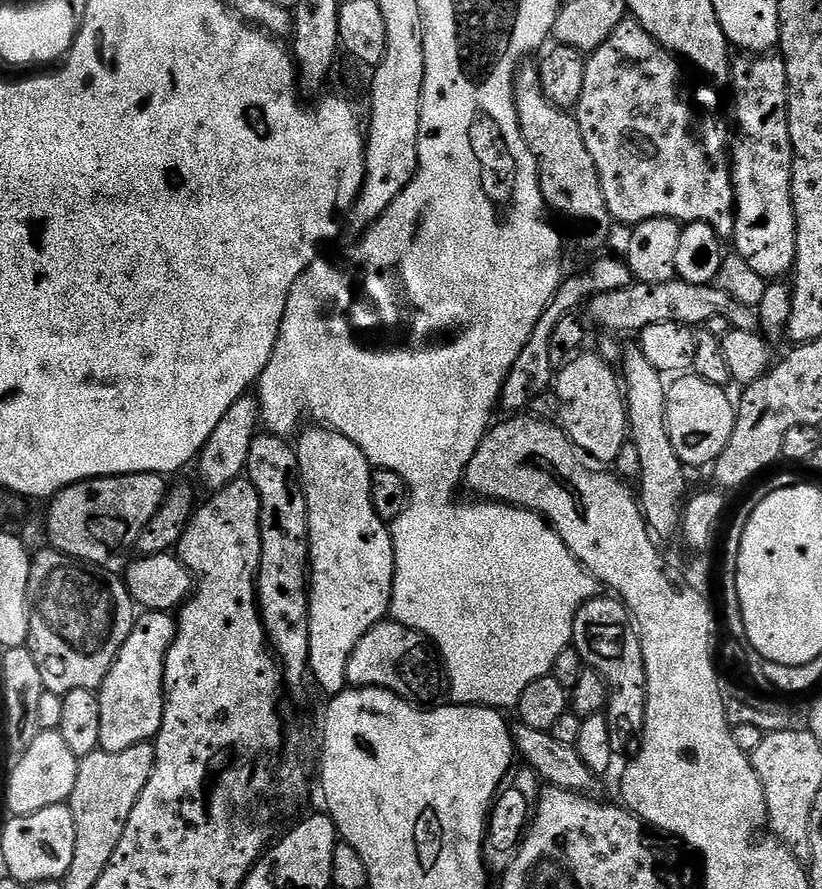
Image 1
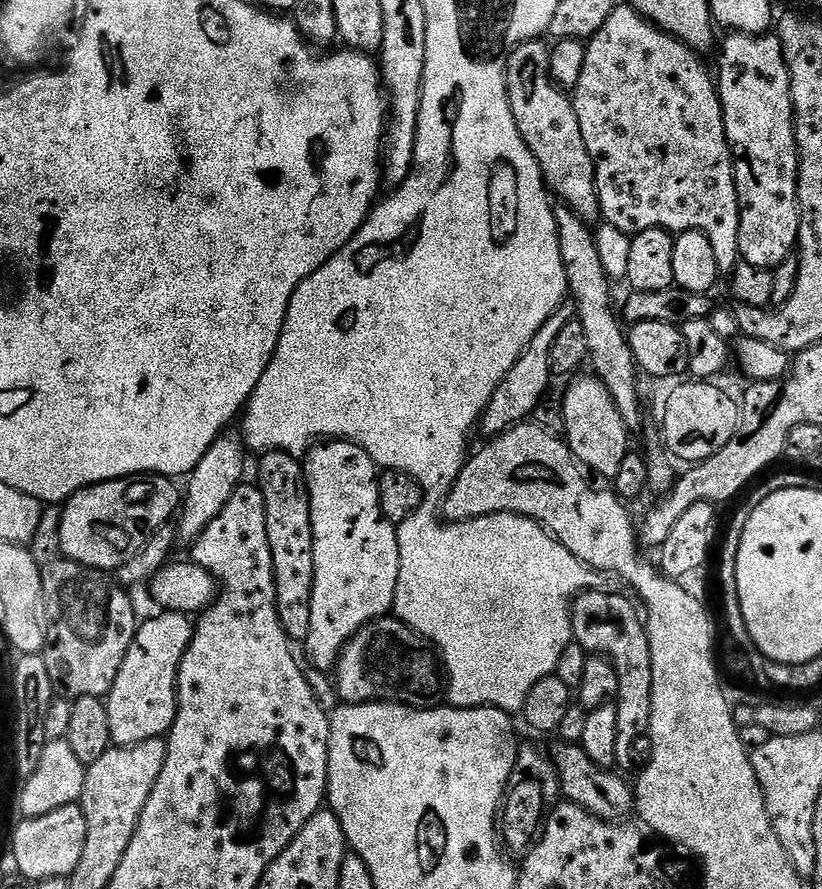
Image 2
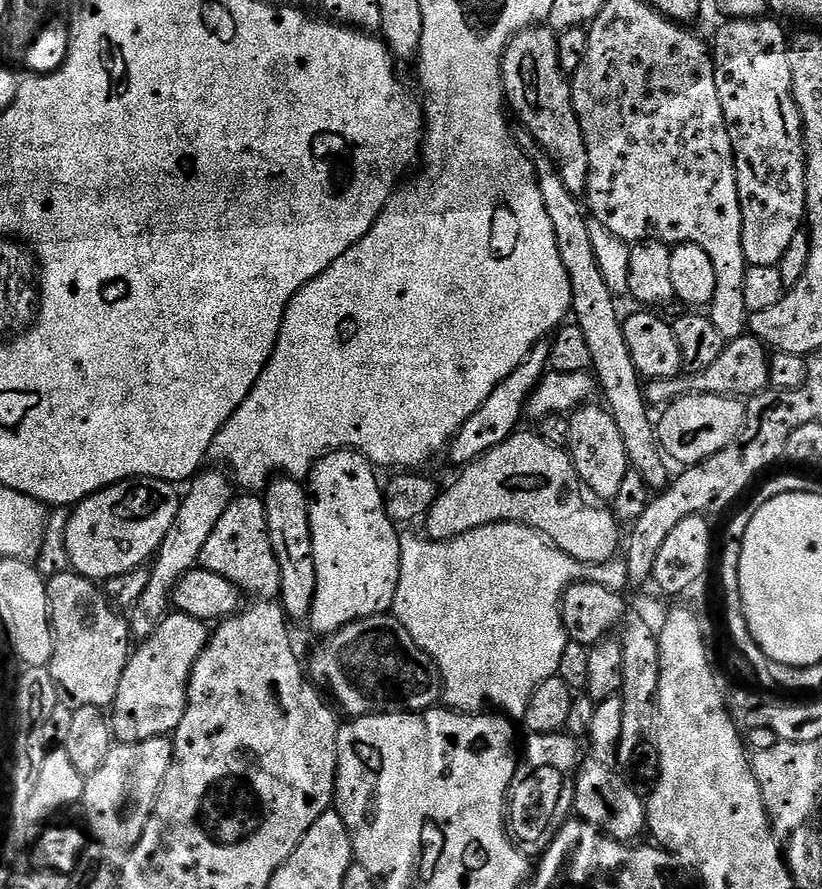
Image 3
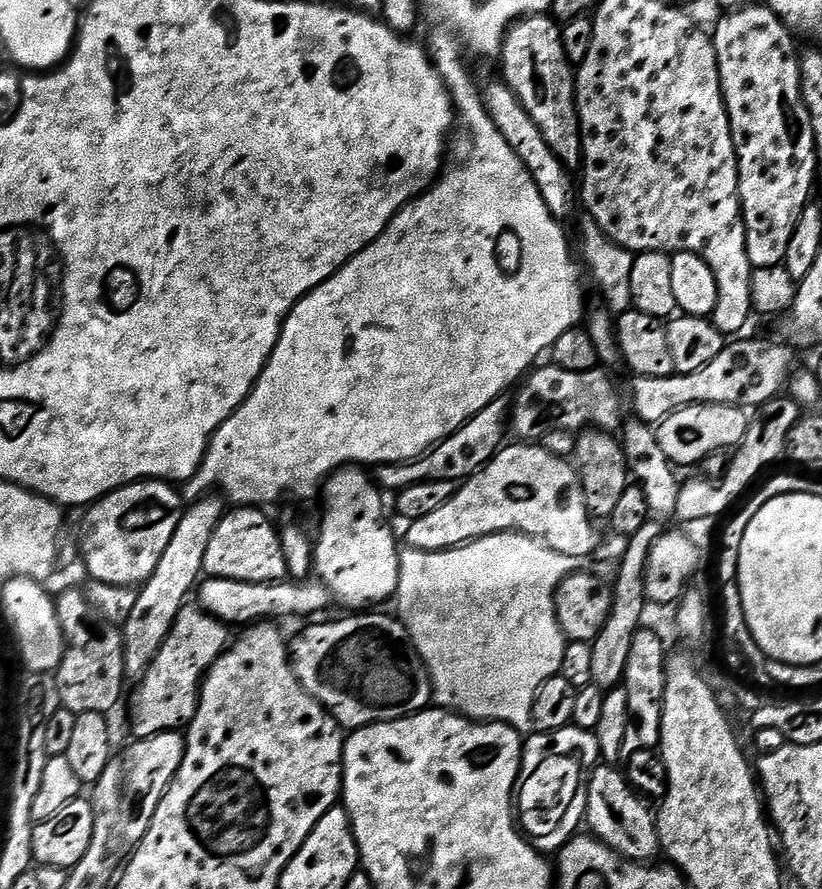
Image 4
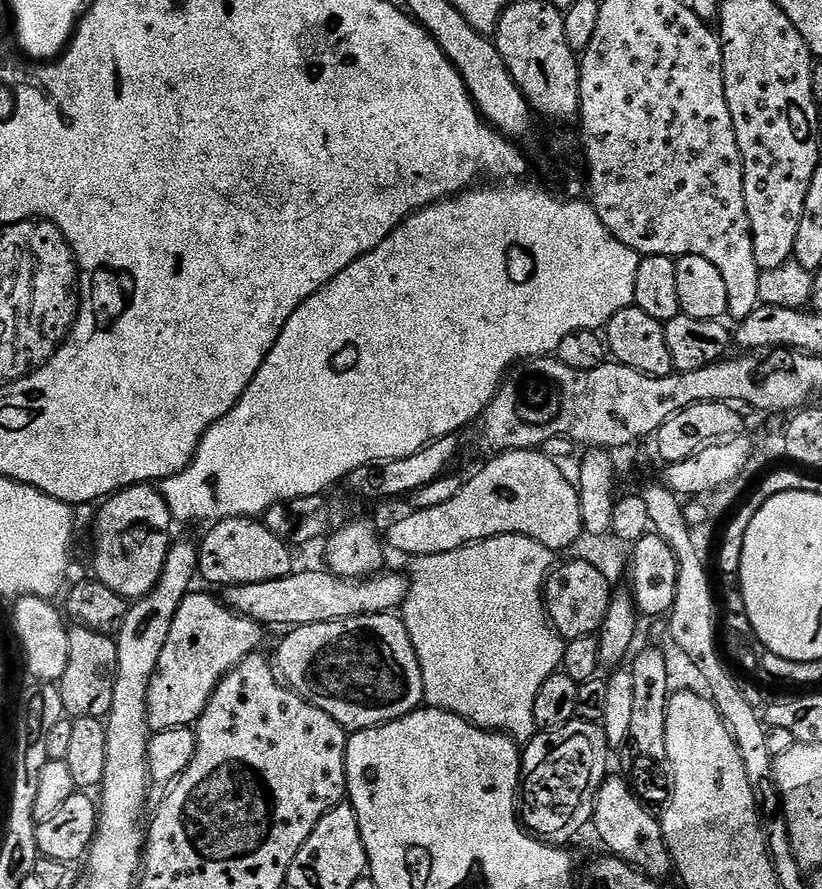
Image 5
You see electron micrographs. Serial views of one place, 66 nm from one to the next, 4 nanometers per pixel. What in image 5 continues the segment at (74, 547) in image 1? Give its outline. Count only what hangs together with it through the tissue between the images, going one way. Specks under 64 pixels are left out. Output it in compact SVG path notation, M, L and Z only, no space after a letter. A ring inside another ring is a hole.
M151 483L124 488L99 505L94 523L96 532L95 579L114 590L125 601L143 600L154 590L164 569L166 554L173 543L174 521L159 487Z

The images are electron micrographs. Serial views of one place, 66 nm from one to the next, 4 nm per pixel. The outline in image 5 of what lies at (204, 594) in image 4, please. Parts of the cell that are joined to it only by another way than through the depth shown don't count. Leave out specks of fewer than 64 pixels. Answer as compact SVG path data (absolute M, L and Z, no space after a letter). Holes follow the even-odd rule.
M296 570L291 576L283 576L270 582L225 587L222 600L237 616L252 620L255 624L261 626L288 624L287 626L292 628L301 628L307 624L348 620L351 616L373 616L379 612L395 613L404 603L408 584L405 577L403 580L400 576L384 575L377 575L367 582L345 582L327 570L321 572Z

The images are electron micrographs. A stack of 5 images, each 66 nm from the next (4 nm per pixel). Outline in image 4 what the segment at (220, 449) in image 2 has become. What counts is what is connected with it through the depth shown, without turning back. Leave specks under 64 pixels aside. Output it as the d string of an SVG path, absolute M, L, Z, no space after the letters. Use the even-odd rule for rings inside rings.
M205 494L193 499L192 504L183 509L178 522L178 530L170 537L162 558L158 558L158 570L150 574L150 578L137 591L134 610L124 619L122 625L122 643L124 645L124 671L129 677L138 678L151 664L160 647L164 645L177 614L186 606L184 600L193 595L198 581L204 572L206 546L210 546L210 538L214 538L214 530L224 516L226 504L214 494Z

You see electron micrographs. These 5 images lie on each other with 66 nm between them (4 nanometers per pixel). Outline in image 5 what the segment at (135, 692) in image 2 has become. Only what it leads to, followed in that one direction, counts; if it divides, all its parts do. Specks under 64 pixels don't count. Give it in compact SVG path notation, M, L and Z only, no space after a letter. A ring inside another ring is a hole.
M193 590L178 606L170 638L162 646L162 658L147 696L149 729L165 732L168 728L187 728L199 720L220 679L234 670L247 656L253 655L264 640L265 629L252 620L237 616L227 604Z

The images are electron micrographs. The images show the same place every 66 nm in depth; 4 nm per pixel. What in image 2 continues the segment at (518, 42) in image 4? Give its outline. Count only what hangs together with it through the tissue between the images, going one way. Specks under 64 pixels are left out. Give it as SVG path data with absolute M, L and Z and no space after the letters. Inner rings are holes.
M543 39L527 40L525 44L519 44L508 53L508 97L510 98L510 110L514 114L514 122L540 167L540 173L551 195L557 201L567 204L568 208L592 226L601 219L600 204L598 202L598 190L596 189L596 171L594 162L590 158L590 150L586 150L586 141L582 139L582 126L578 126L578 114L574 110L569 93L559 88L552 81L550 75L550 58L552 53L549 45Z

